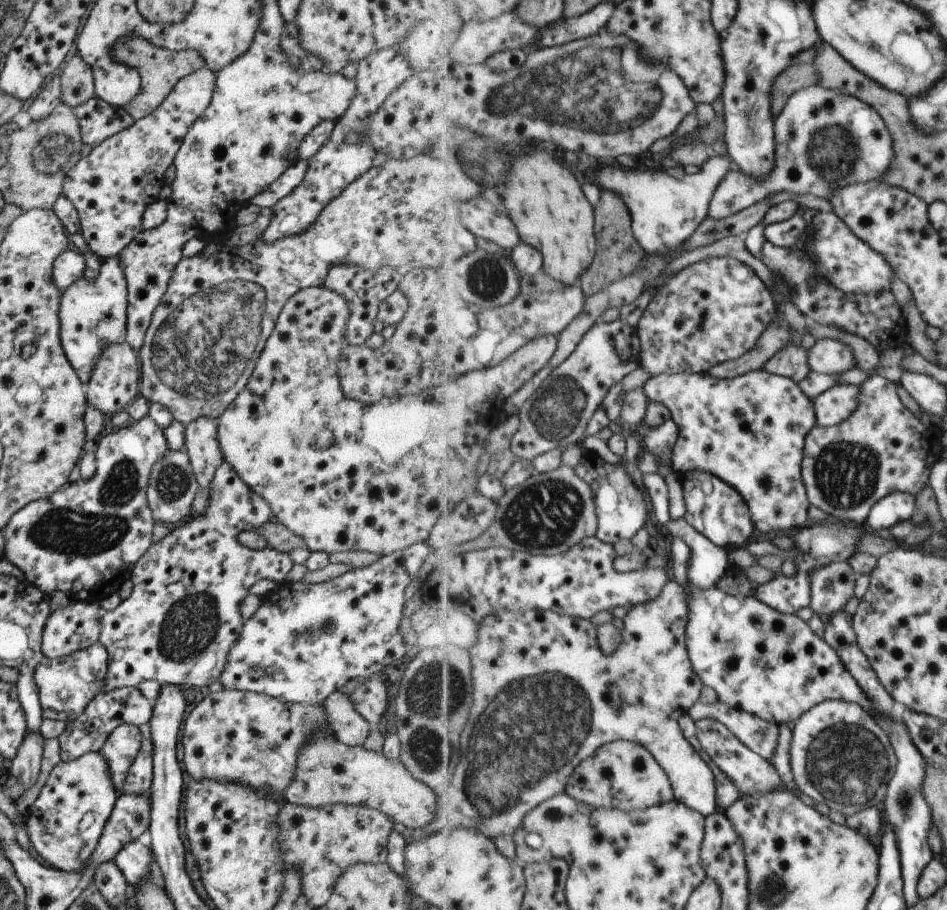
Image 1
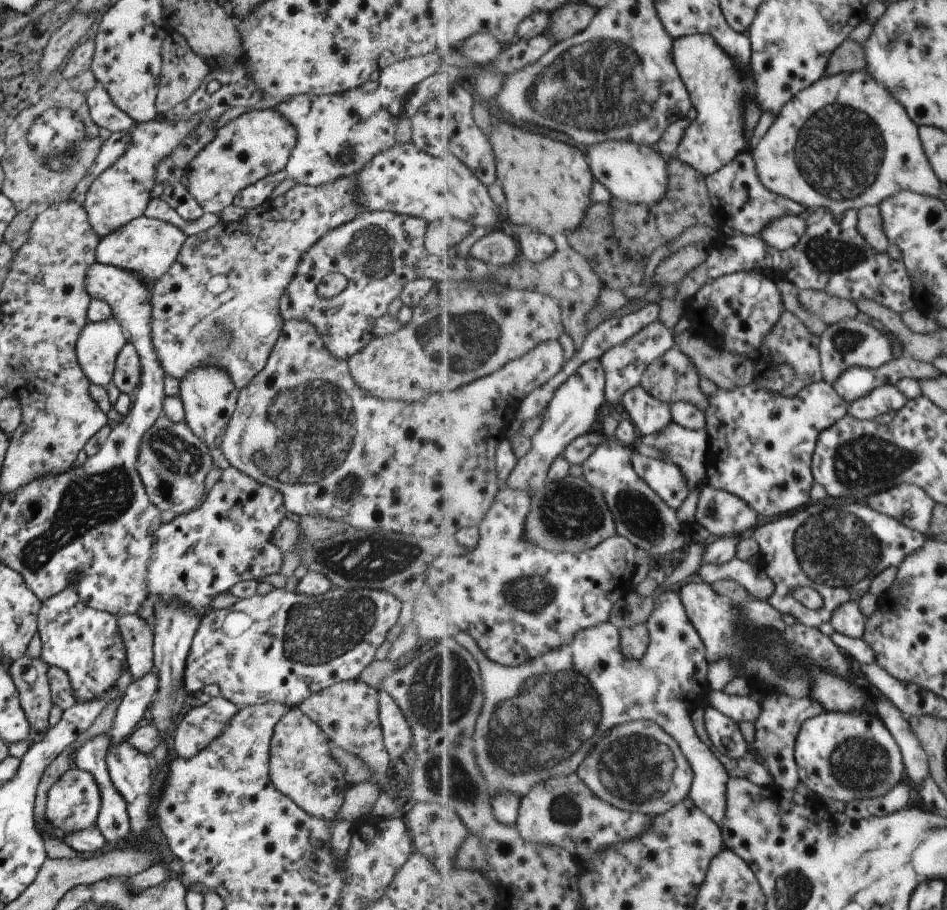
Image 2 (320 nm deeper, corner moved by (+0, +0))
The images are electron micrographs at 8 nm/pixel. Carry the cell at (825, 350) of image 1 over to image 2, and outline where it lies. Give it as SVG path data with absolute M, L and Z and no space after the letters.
M846 318L841 322L830 325L822 334L822 341L820 342L824 380L833 385L850 368L878 369L882 367L895 359L893 357L893 345L898 345L903 352L898 336L889 334L874 322L867 323L857 320L857 318Z

